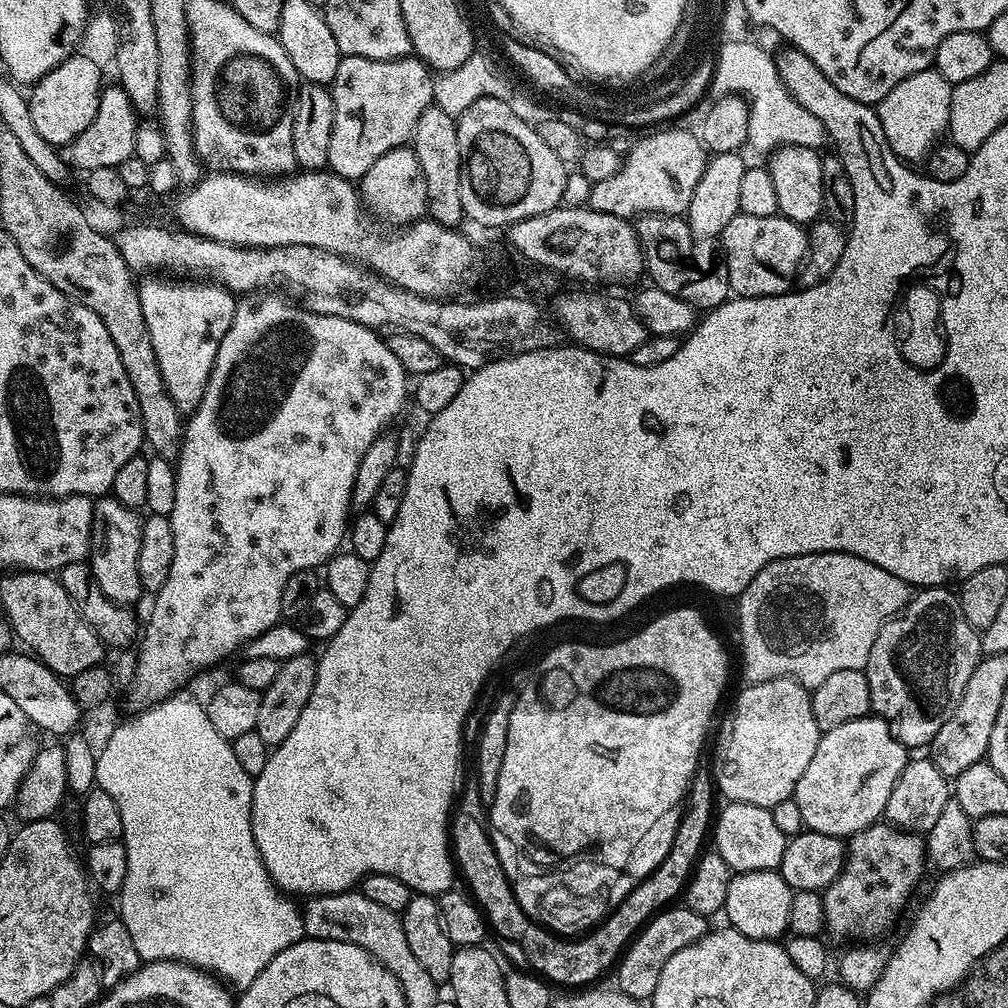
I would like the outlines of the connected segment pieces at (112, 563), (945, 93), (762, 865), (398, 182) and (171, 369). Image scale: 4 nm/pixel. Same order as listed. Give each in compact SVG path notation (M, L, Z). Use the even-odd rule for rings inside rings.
M111 494L99 497L92 506L92 577L100 587L101 597L119 606L132 606L132 603L142 596L136 575L142 520L140 516L136 516L139 515L133 509L122 506Z
M929 66L922 69L921 72L910 74L904 80L898 82L890 90L890 94L886 94L886 98L881 100L878 105L880 132L884 143L891 148L895 156L900 157L905 162L923 161L927 157L937 141L941 139L940 131L943 133L947 129L948 111L952 106L952 90L953 85L948 83L948 79L941 72L937 72L935 67Z
M733 800L723 805L725 808L714 816L714 850L726 862L733 873L766 872L779 869L782 854L786 850L789 837L778 830L771 811L762 806Z
M408 146L382 154L382 158L370 166L370 170L366 170L366 174L358 181L358 196L363 207L368 207L378 219L385 220L388 224L404 224L403 226L421 219L425 215L424 207L430 203L418 160Z
M148 280L143 291L156 292L156 304L143 305L148 332L154 342L156 361L168 393L177 409L195 409L208 389L212 367L224 335L230 330L234 306L233 295L219 282L210 284L167 284L164 280ZM220 328L220 332L212 332Z

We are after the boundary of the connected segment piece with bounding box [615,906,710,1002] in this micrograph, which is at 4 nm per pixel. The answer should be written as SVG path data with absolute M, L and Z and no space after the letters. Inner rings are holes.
M669 906L656 913L627 945L618 967L615 969L616 980L629 1000L647 1001L654 994L654 986L658 986L658 978L662 974L662 966L678 954L686 946L690 946L698 938L702 938L709 931L710 924L705 917L694 910L683 906Z

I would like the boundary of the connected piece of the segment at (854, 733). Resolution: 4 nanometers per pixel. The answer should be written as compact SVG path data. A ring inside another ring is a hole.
M875 714L842 722L842 726L823 733L794 793L805 829L846 838L879 821L884 816L890 790L894 790L894 782L909 759L909 749L892 733L892 727Z

